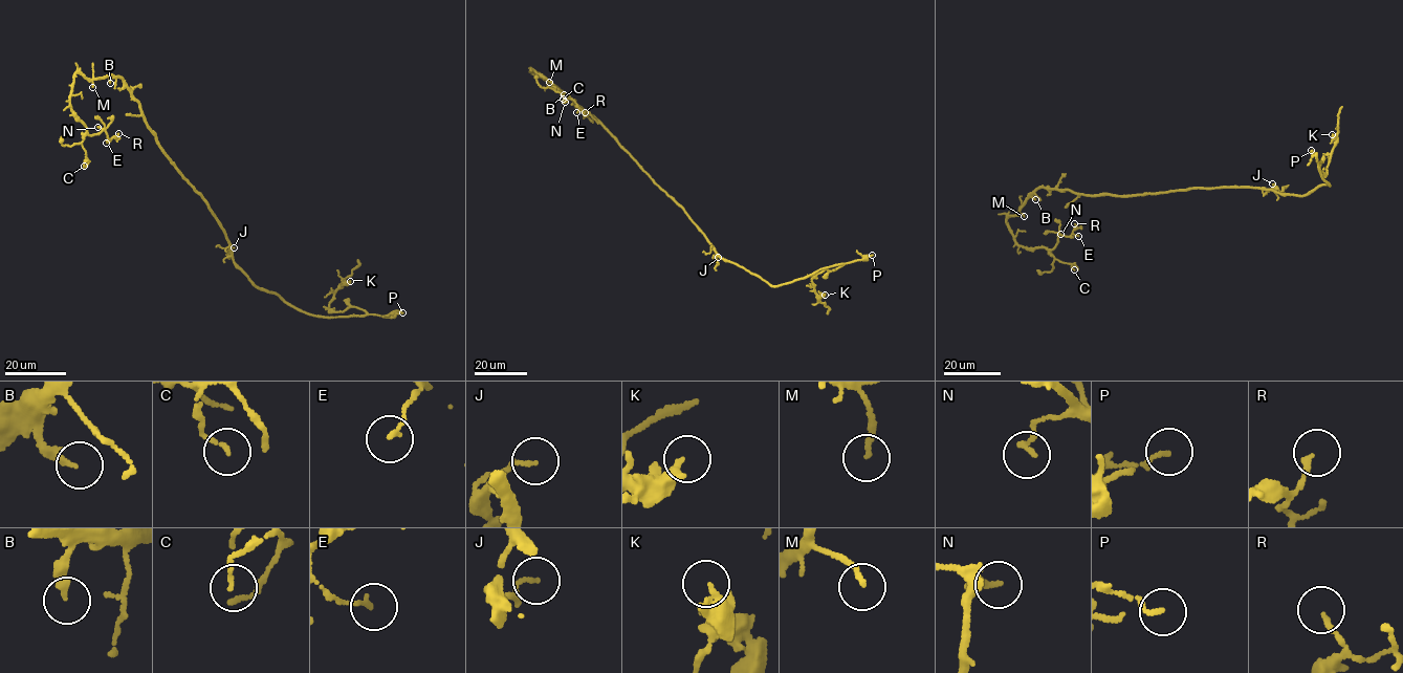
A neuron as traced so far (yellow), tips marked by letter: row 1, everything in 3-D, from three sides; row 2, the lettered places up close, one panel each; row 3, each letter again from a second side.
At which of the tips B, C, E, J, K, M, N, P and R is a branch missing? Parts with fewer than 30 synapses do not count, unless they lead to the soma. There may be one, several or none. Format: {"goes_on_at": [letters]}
{"goes_on_at": []}

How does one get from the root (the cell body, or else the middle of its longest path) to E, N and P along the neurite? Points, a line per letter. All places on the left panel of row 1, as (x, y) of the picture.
E: (204, 199), (160, 147), (123, 80), (75, 72), (70, 106), (89, 134), (105, 130), (110, 139), (106, 143)
N: (204, 199), (160, 147), (123, 80), (87, 79), (77, 72), (70, 106), (87, 133), (97, 134), (97, 127)
P: (204, 199), (224, 231), (234, 262), (257, 286), (307, 313), (326, 318), (402, 312)

